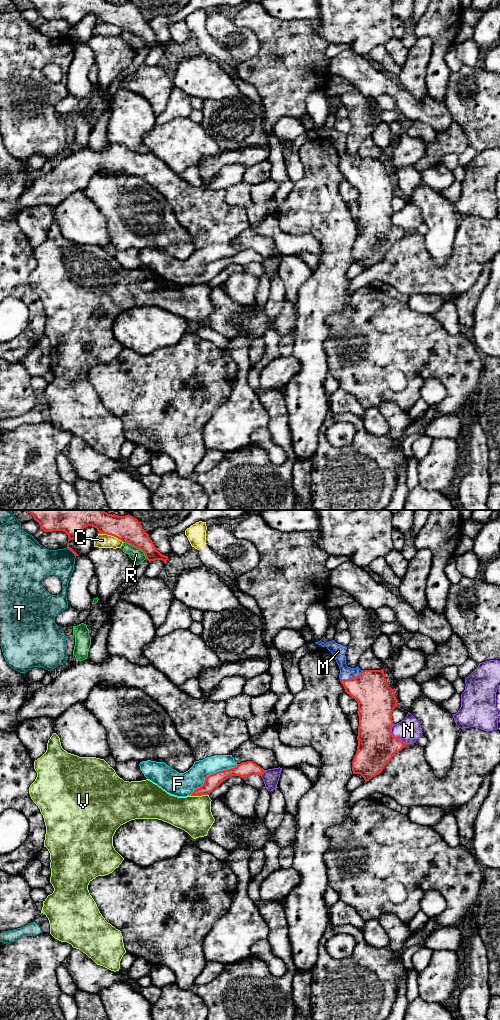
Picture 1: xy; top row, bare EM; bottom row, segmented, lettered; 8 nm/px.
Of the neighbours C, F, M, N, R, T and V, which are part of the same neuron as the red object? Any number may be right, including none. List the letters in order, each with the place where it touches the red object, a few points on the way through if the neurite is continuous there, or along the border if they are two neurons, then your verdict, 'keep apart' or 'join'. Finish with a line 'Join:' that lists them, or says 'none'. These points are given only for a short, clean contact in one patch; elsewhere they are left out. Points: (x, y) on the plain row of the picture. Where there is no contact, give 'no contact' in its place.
C: contact xy (111, 23); keep apart
F: contact xy (213, 261); keep apart
M: contact xy (351, 166); way xy (375, 186), (363, 174), (351, 166), (342, 153), (338, 139); join
N: contact xy (393, 224); keep apart
R: contact xy (136, 35); border xy (123, 29), (138, 35), (146, 46); keep apart
T: contact xy (71, 38); keep apart
V: contact xy (199, 283); border xy (208, 282), (191, 284); keep apart
Join: M

